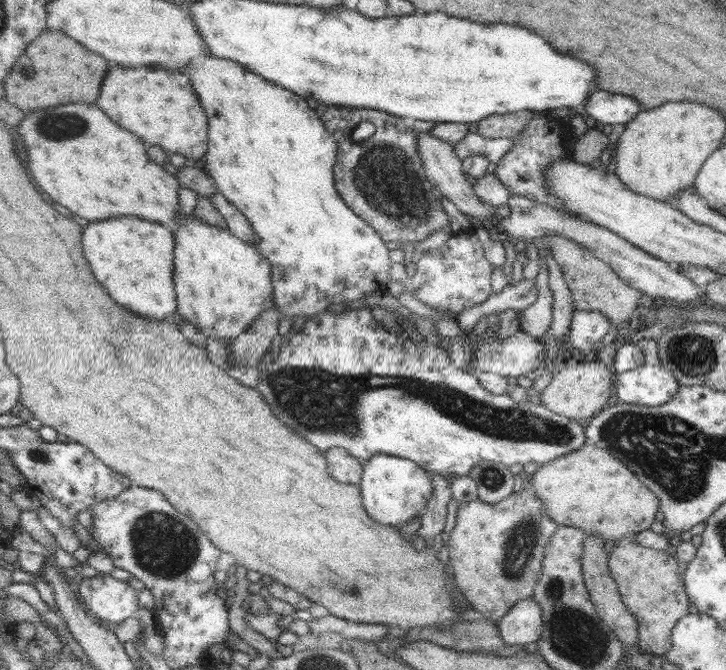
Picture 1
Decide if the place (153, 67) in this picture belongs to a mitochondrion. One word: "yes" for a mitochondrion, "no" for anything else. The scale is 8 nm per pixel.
no

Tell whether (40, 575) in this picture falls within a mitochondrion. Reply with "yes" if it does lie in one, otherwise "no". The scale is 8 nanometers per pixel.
no

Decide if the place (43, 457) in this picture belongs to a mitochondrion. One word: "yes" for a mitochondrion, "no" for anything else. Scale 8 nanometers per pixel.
yes

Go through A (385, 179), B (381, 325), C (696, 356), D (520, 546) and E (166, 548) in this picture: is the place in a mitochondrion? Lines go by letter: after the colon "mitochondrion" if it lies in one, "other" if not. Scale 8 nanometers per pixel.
A: mitochondrion
B: other
C: mitochondrion
D: mitochondrion
E: mitochondrion

